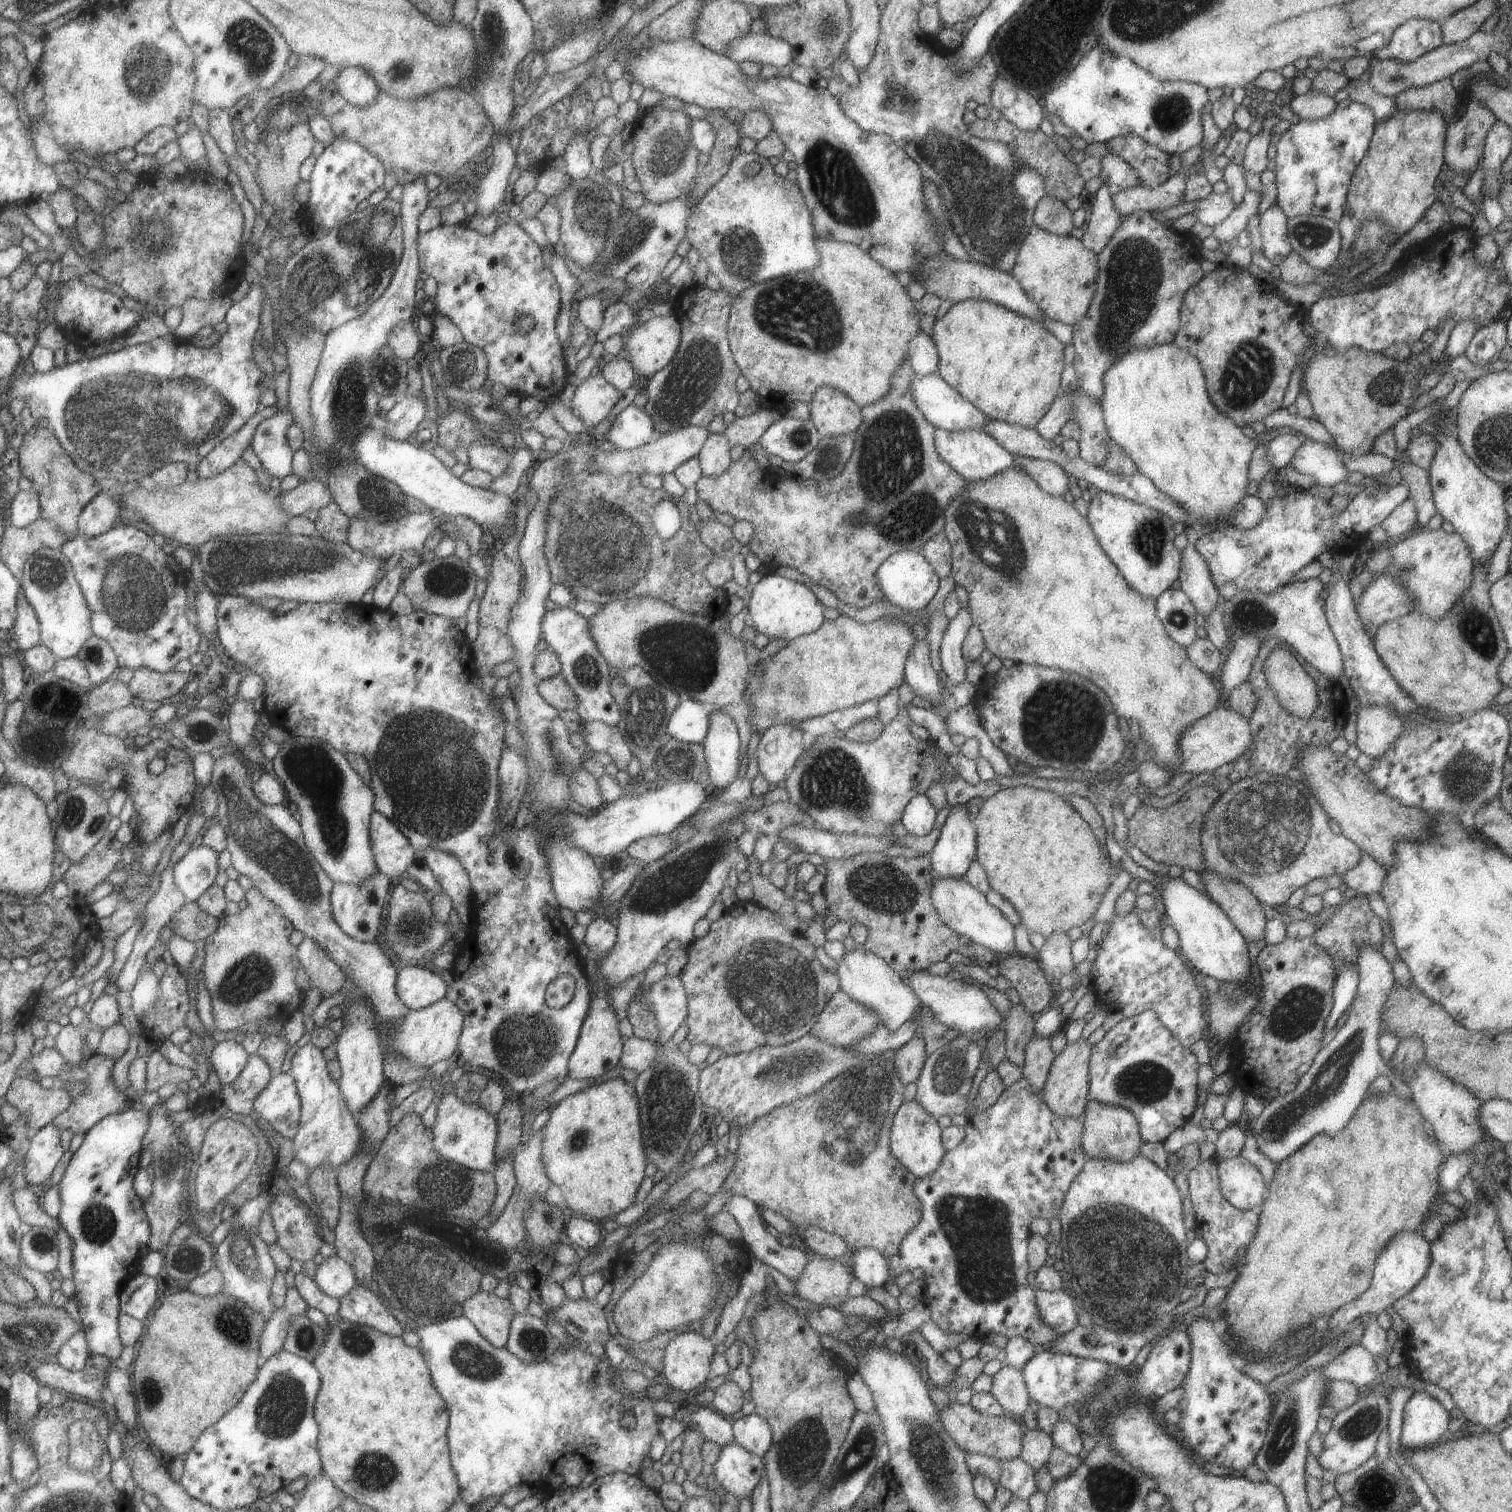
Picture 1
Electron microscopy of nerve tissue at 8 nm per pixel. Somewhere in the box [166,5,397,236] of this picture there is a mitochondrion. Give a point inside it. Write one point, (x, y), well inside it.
(245, 36)

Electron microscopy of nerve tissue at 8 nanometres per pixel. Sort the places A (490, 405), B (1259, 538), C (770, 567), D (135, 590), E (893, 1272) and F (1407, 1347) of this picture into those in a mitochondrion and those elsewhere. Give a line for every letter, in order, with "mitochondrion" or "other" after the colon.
A: other
B: mitochondrion
C: other
D: mitochondrion
E: other
F: other

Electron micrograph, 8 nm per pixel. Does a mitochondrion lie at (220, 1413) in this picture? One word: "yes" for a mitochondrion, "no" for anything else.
no

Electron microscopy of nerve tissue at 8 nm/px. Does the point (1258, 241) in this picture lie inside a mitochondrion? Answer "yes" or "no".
no

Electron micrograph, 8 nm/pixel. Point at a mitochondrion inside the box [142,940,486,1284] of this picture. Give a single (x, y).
(435, 1183)

